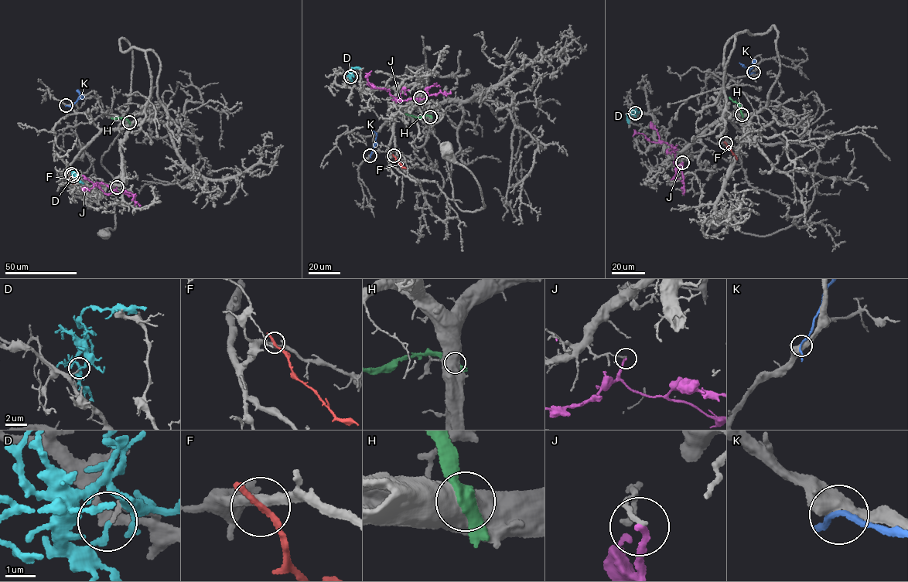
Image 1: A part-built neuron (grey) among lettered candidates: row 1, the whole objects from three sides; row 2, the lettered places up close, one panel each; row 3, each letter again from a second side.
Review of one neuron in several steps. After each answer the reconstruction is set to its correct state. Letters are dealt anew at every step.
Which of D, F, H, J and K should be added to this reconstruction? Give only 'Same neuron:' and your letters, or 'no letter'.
Same neuron: no letter

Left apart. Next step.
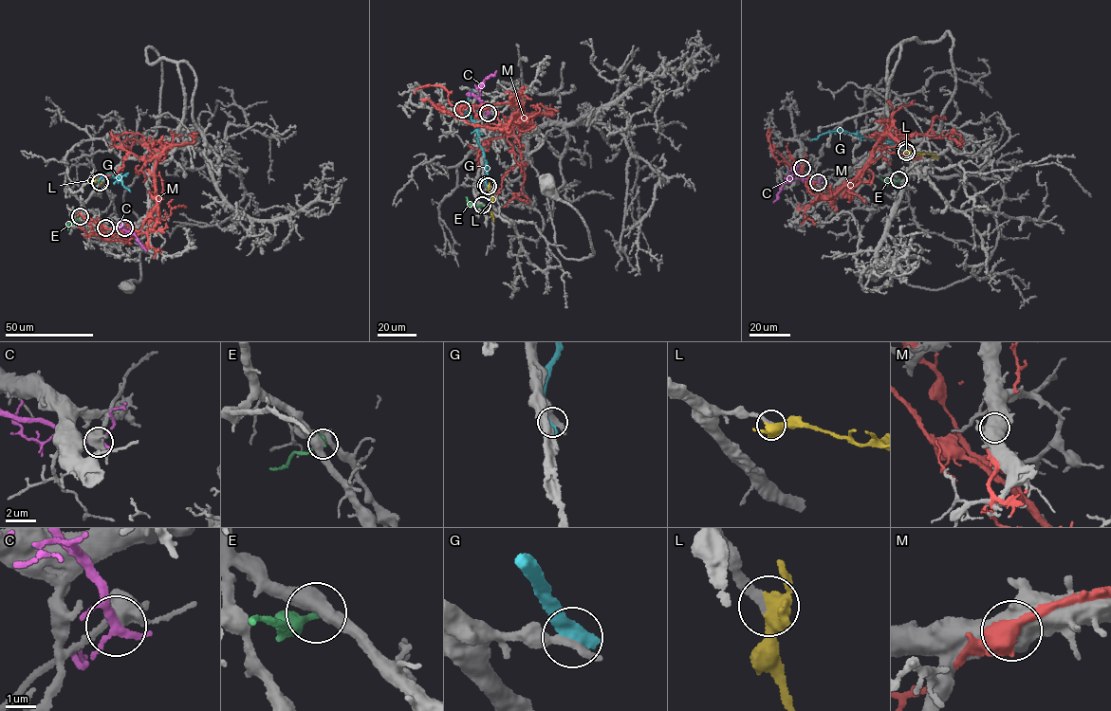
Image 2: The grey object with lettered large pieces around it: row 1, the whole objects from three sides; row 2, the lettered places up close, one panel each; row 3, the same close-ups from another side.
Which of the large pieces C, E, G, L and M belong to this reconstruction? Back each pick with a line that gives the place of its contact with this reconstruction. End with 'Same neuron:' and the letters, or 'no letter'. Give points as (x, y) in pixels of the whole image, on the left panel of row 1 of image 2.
L: meets grey at (100, 182)
Same neuron: L

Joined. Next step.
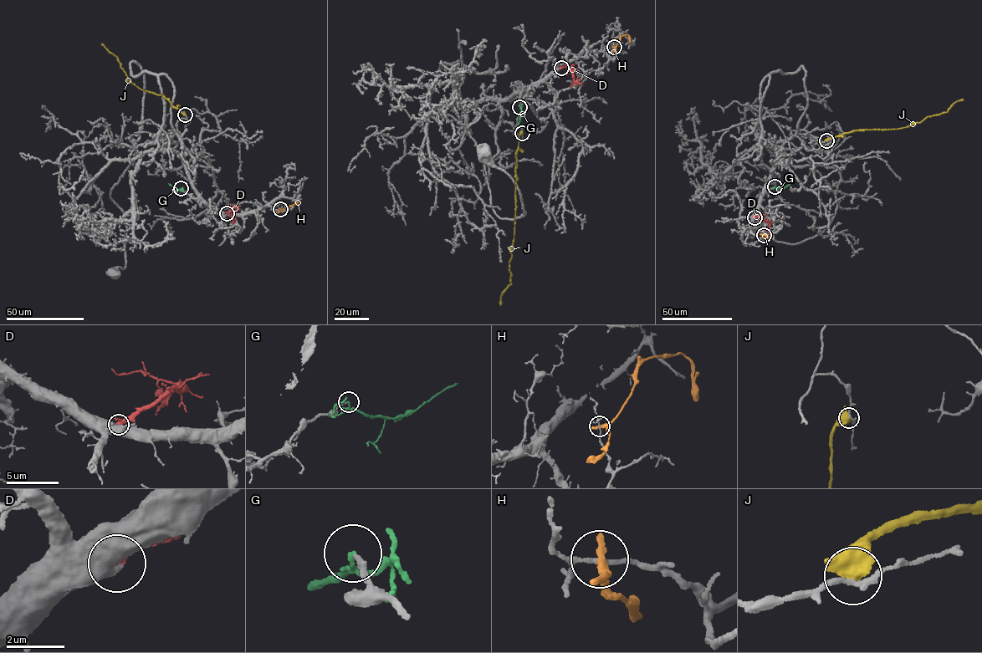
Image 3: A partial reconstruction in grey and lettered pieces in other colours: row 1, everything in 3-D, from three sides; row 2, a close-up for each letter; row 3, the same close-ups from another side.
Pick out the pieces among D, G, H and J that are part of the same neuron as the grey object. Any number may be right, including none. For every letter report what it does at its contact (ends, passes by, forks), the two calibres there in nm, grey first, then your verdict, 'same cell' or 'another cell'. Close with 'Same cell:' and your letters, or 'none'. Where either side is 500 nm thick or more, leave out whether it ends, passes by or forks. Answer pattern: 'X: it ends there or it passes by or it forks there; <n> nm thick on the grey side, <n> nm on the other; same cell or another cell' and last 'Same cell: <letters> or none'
D: 550 nm thick on the grey side, 300 nm on the other; same cell
G: it passes by; 200 nm thick on the grey side, 110 nm on the other; another cell
H: it passes by; 110 nm thick on the grey side, 260 nm on the other; another cell
J: 180 nm thick on the grey side, 750 nm on the other; another cell
Same cell: D

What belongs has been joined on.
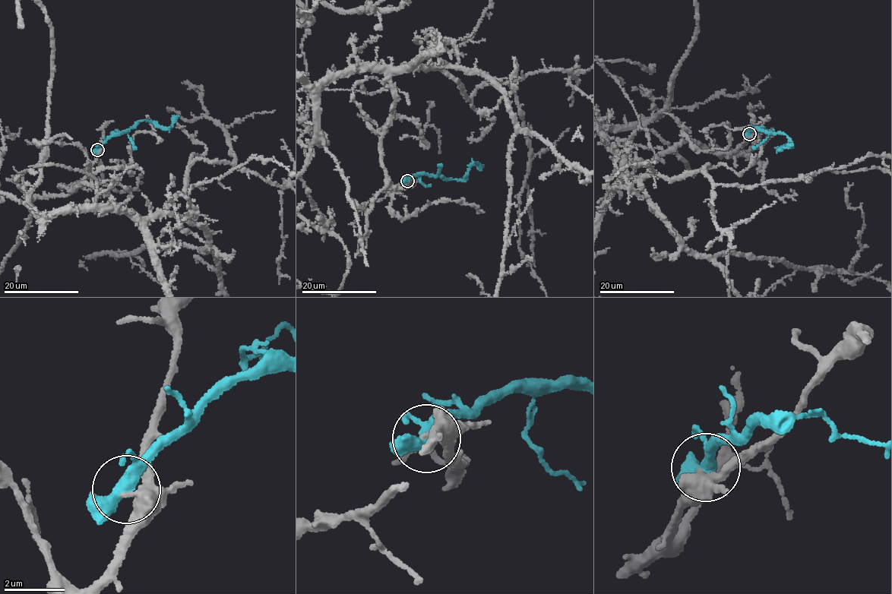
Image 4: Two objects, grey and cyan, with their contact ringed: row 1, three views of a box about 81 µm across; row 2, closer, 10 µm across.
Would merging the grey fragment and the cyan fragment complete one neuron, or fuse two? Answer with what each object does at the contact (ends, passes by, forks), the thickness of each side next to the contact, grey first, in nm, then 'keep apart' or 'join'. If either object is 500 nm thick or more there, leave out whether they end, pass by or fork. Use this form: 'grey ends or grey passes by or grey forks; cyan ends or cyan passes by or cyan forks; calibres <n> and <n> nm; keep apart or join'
grey forks; cyan forks; calibres 340 and 340 nm; keep apart

